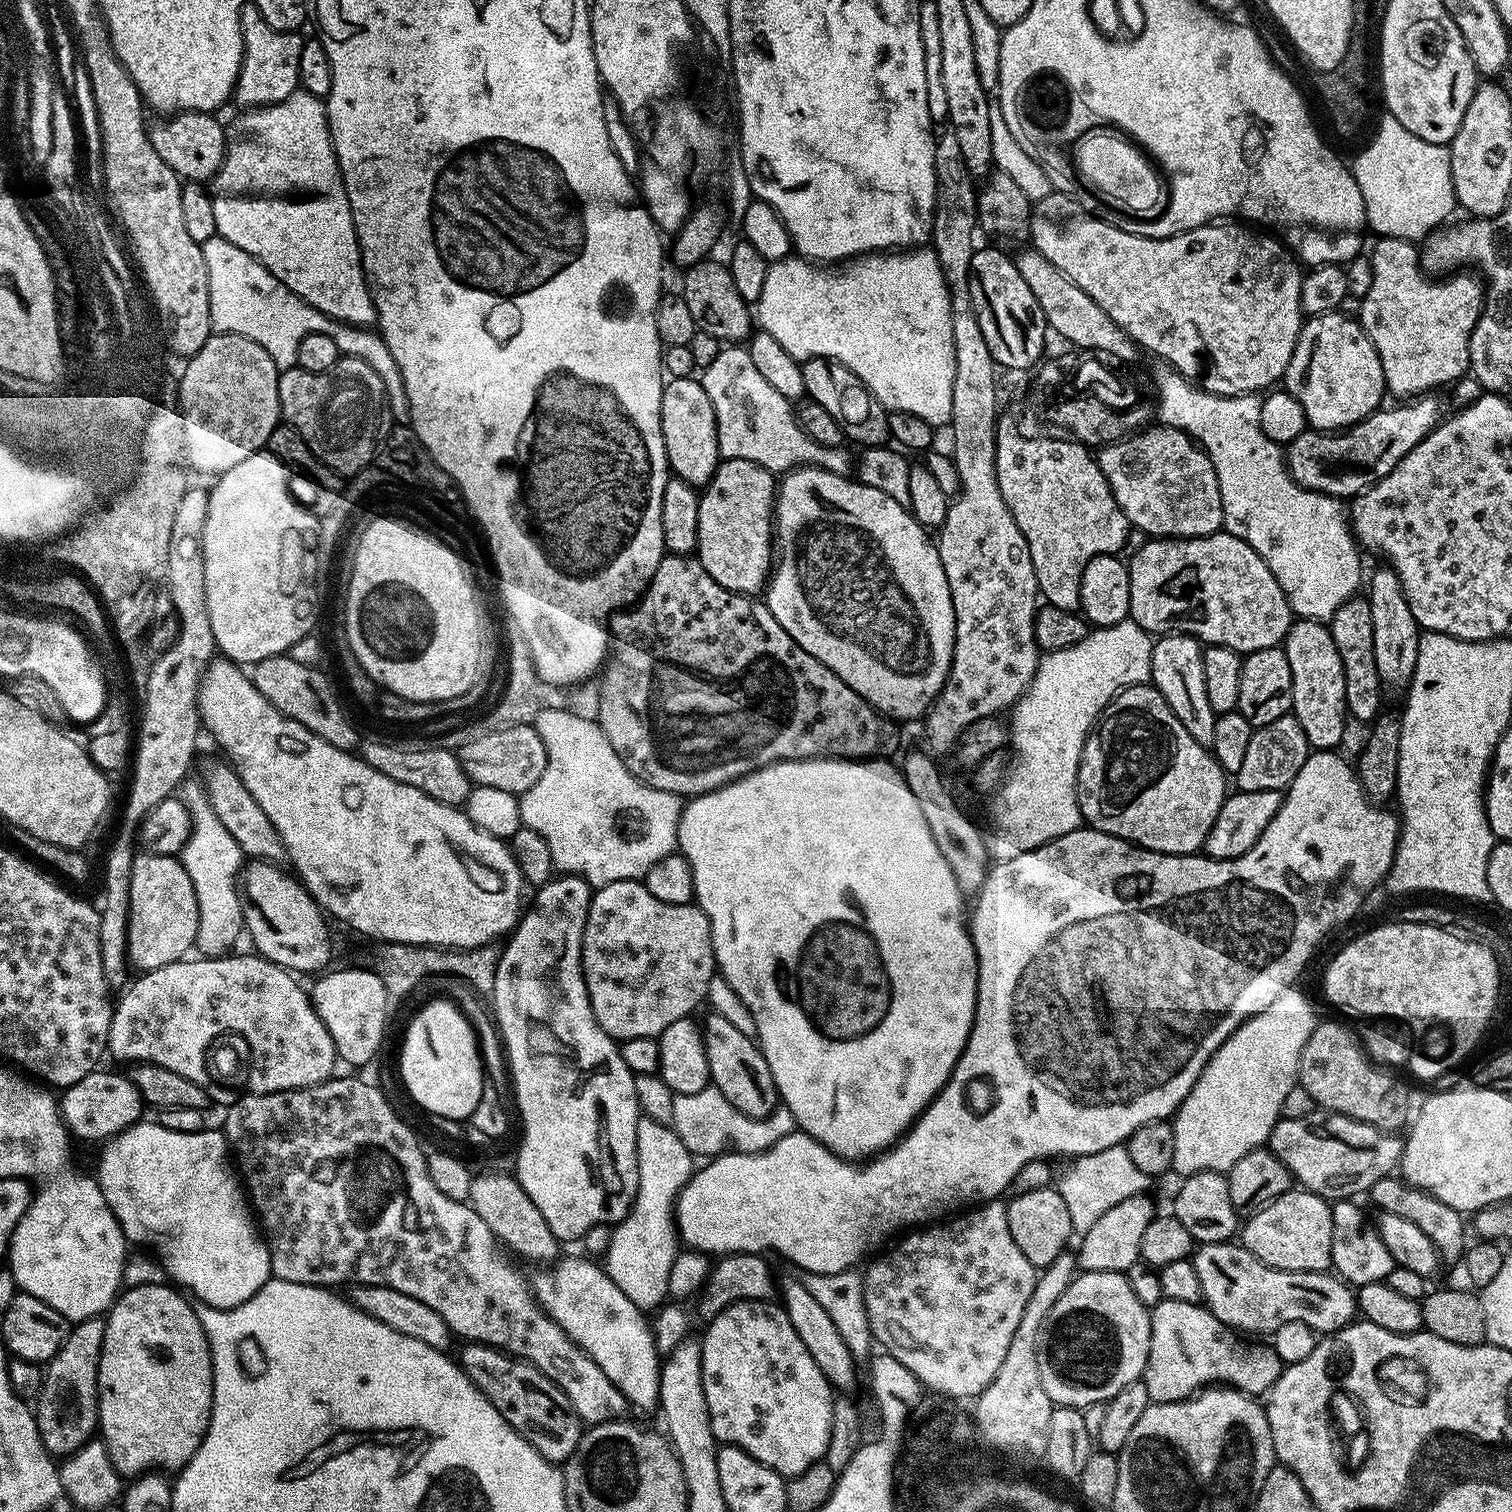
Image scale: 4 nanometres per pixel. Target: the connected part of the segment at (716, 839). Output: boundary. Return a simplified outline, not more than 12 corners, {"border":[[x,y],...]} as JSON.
{"border":[[776,760],[676,831],[796,1126],[891,1148],[976,1017],[895,763]]}

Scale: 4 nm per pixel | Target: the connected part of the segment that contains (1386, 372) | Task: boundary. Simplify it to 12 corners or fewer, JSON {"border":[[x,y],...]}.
{"border":[[1382,236],[1358,319],[1387,391],[1470,372],[1475,275],[1433,278]]}

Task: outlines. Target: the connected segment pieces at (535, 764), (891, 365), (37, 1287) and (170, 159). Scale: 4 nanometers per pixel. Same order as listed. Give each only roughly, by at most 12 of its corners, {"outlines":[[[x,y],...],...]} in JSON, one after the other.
{"outlines":[[[533,725],[458,752],[473,785],[523,795],[546,768]],[[931,247],[769,263],[754,305],[795,360],[951,421],[950,294]],[[91,1175],[33,1195],[7,1263],[69,1322],[107,1313],[124,1231]],[[207,112],[151,125],[154,150],[185,181],[211,181],[226,128]]]}

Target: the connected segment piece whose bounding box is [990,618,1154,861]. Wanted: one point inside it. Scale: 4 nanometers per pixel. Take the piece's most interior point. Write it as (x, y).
(1050, 722)

